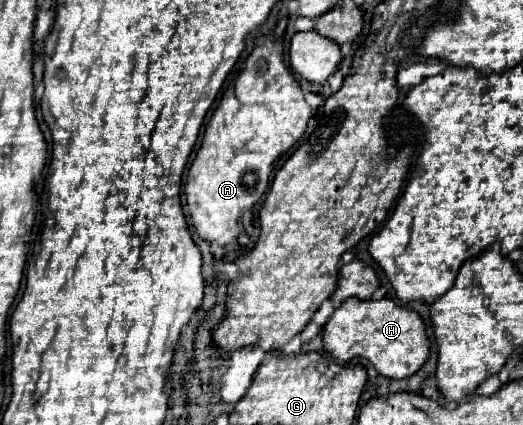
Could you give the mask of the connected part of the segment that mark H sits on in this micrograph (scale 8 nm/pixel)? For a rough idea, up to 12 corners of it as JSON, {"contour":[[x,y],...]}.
{"contour":[[392,299],[344,301],[324,349],[406,379],[428,359],[418,313]]}

